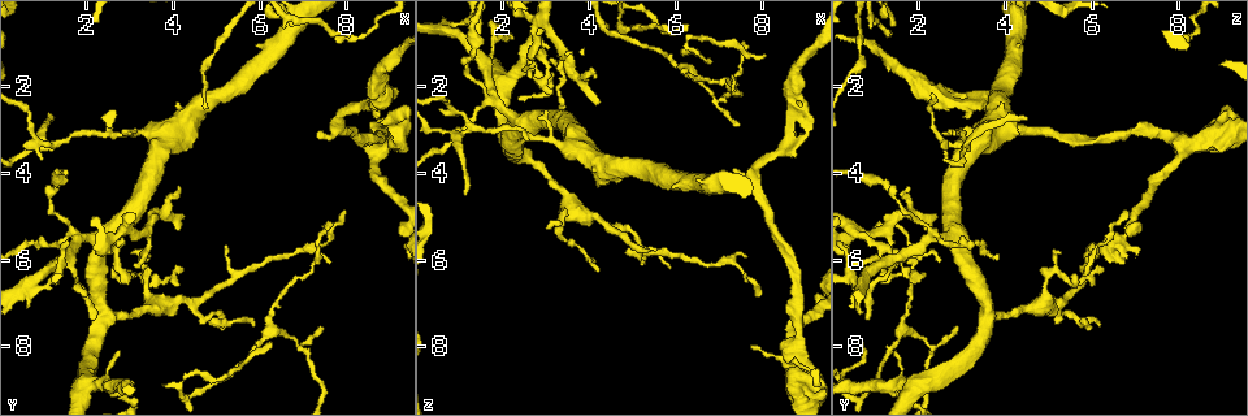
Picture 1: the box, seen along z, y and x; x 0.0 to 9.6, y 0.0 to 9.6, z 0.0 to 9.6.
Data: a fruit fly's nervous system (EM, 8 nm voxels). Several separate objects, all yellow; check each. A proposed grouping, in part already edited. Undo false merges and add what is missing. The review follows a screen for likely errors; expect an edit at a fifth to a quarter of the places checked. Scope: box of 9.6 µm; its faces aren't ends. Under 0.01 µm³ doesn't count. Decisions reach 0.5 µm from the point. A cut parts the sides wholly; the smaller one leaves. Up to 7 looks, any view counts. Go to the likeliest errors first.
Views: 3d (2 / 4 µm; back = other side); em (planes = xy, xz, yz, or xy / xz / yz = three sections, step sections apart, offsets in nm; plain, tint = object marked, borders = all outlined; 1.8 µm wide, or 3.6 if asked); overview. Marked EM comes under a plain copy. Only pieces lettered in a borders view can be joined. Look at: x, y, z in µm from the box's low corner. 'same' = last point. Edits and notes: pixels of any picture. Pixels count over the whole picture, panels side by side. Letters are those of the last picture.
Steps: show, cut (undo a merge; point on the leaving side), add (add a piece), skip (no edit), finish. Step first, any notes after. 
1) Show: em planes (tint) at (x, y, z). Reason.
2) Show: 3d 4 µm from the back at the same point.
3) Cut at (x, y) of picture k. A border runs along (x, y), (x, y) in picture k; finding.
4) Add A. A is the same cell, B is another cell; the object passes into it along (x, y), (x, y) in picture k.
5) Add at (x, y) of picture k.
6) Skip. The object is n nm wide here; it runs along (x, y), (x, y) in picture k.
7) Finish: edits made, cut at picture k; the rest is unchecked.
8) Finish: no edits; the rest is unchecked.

Show: em xy step 4 (tint) at (4.20, 5.30, 2.20). Free end.

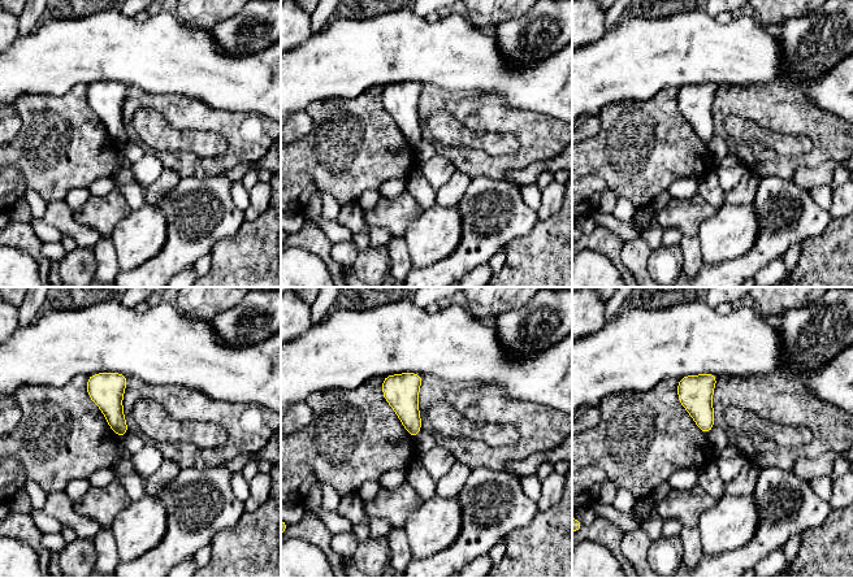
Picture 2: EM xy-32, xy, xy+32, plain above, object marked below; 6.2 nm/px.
Show: em planes (borders) at the same point. Another direction.

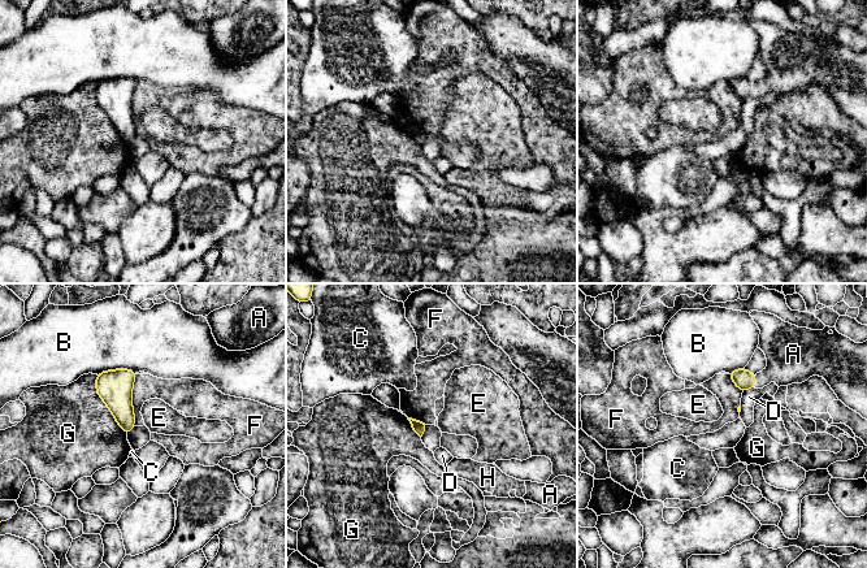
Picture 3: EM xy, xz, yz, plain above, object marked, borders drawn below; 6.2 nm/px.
Add A. A is the same cell, B, C, D, E, F, G and H are other cells; the object passes into it along (744, 380), (754, 381), (789, 361) in picture 3; the neuron continues.

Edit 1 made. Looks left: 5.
Show: overview. See it whole again.

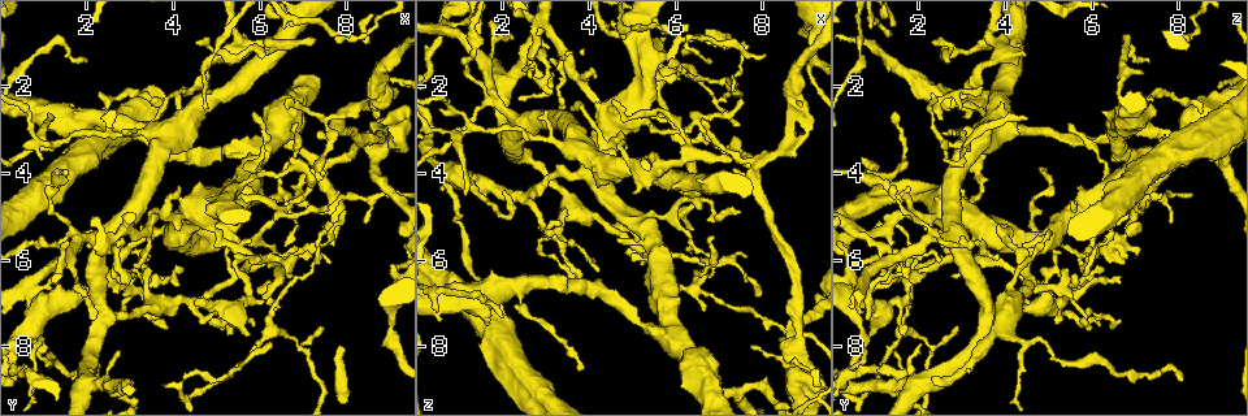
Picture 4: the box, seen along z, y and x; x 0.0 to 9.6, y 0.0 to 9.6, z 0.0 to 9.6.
Show: em xy step 16 (borders) at (7.45, 7.50, 2.85). An open end.

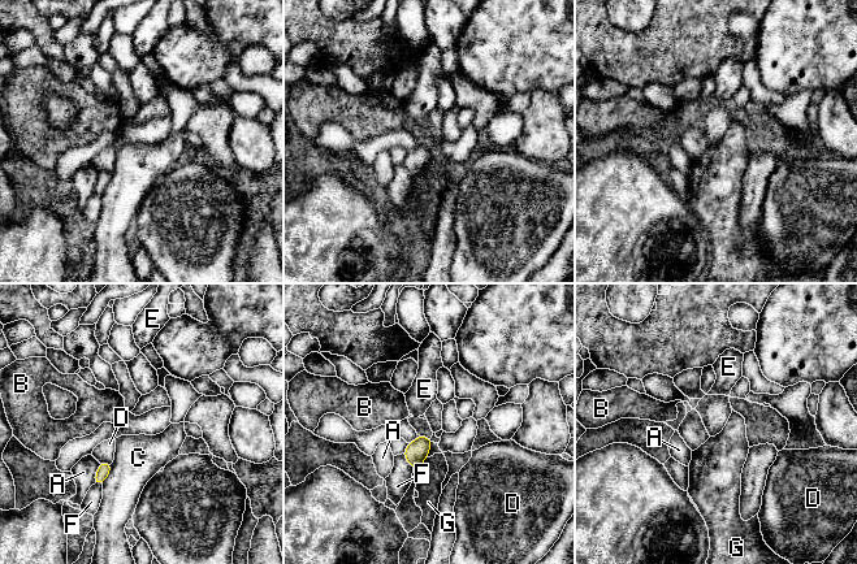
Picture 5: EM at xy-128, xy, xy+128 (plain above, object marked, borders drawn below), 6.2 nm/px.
Show: em planes (borders) at the same point. Cut it another way.

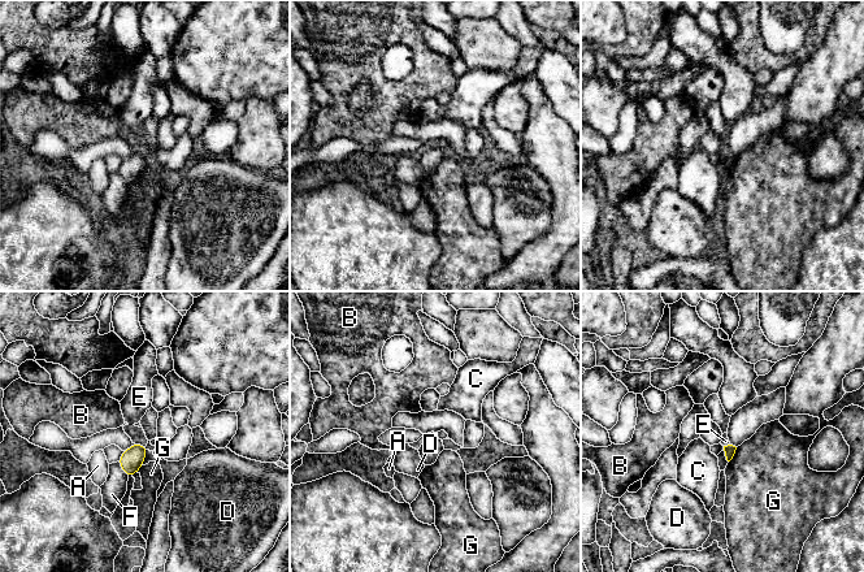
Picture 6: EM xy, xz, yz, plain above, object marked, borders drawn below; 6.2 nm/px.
Skip. The object is 70 nm wide here; A, B, C, D, E, F and G are other cells; a border runs along (134, 442), (144, 446) in picture 6; none of them fits.

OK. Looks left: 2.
Finish: edits made, add at picture 3; the rest is unchecked.

